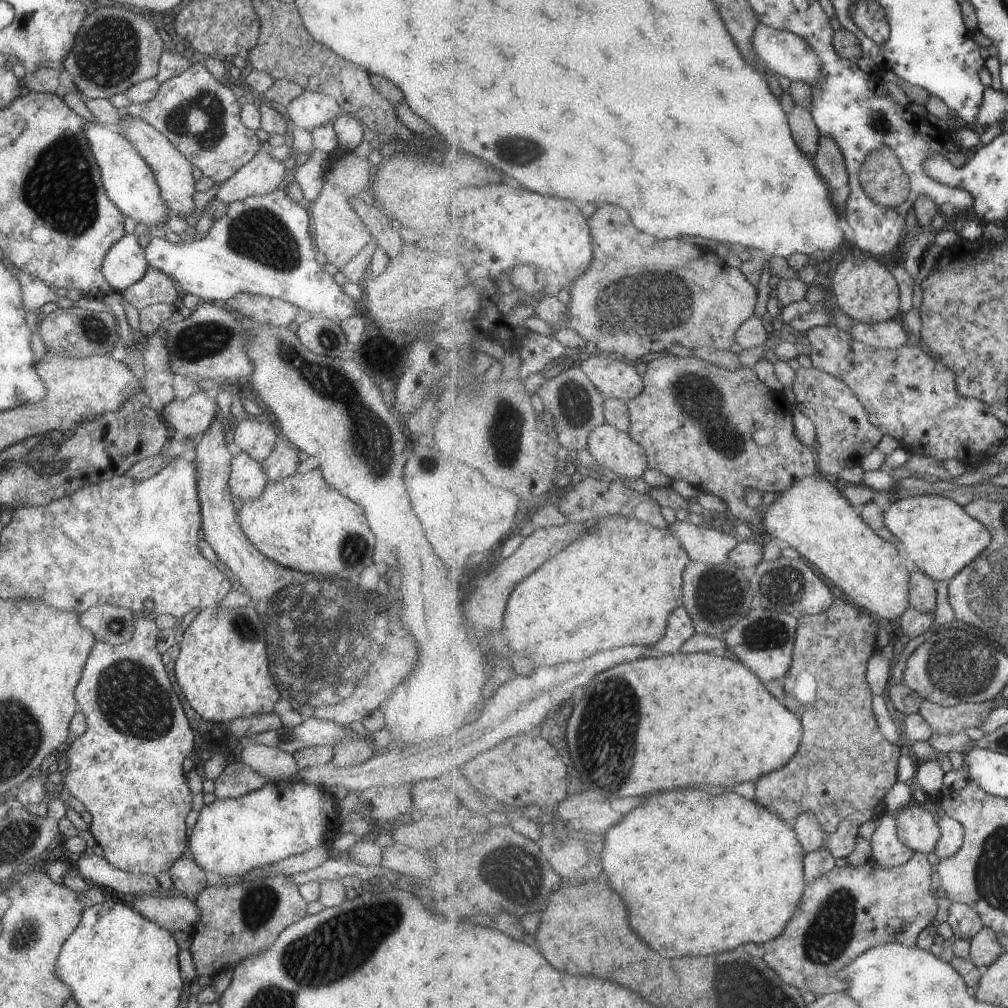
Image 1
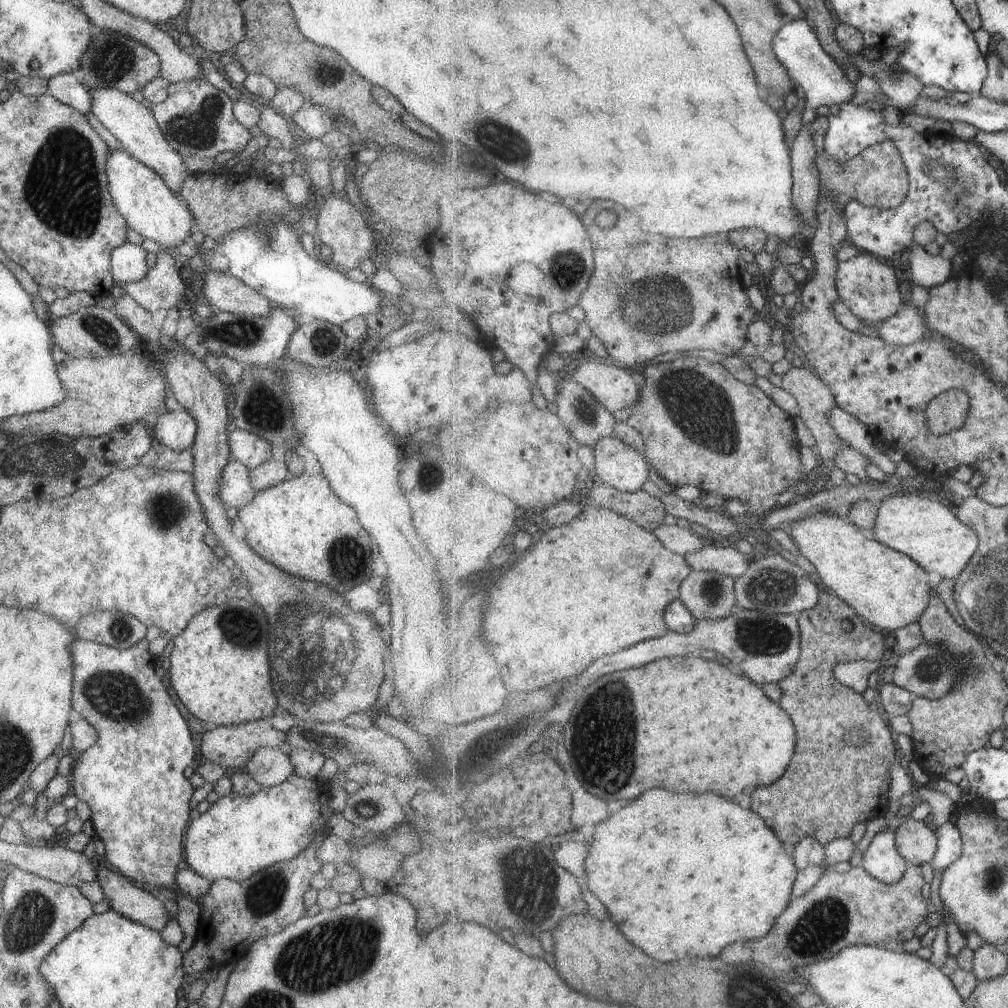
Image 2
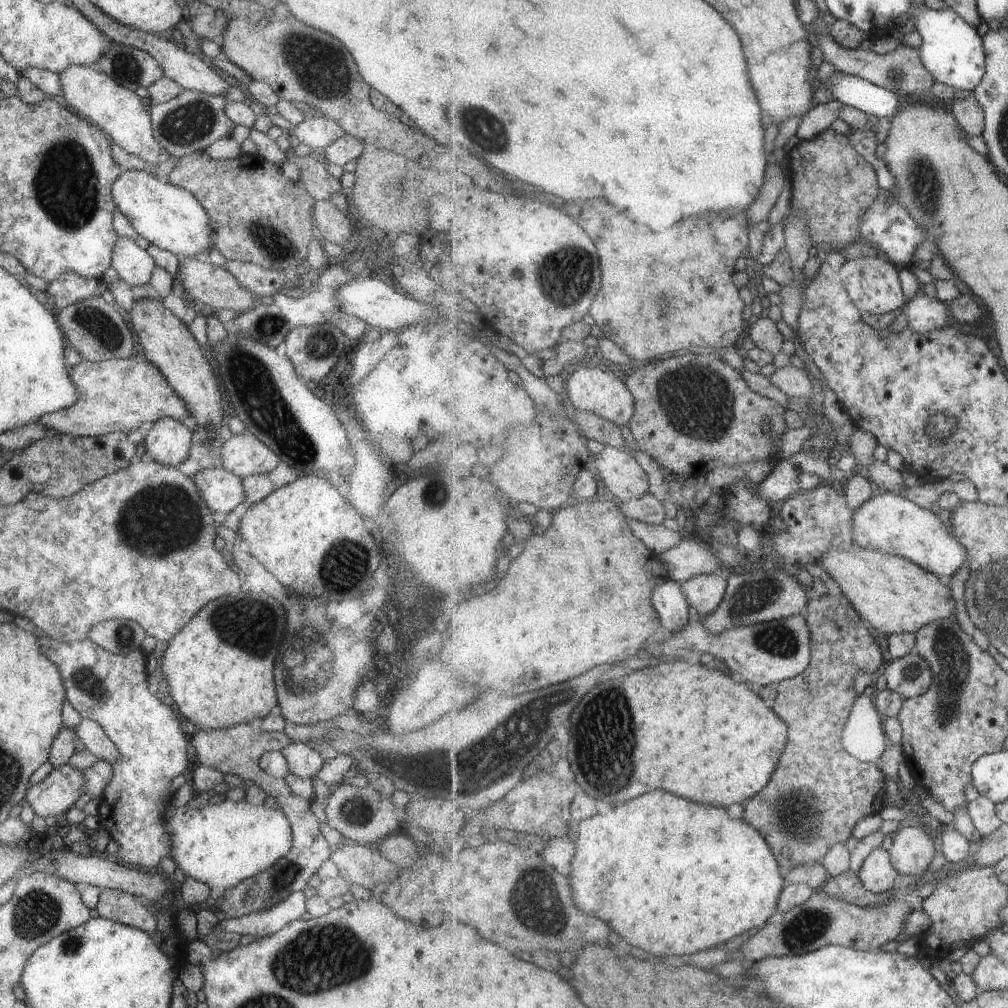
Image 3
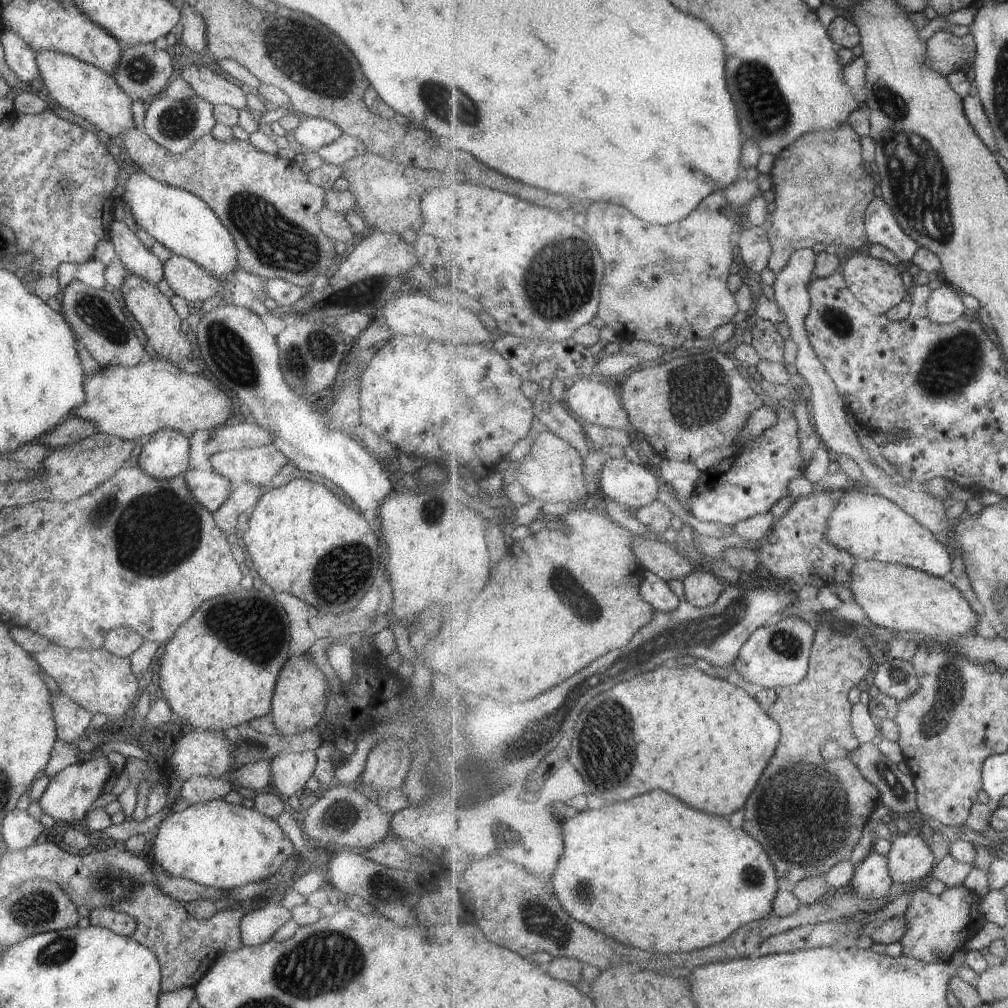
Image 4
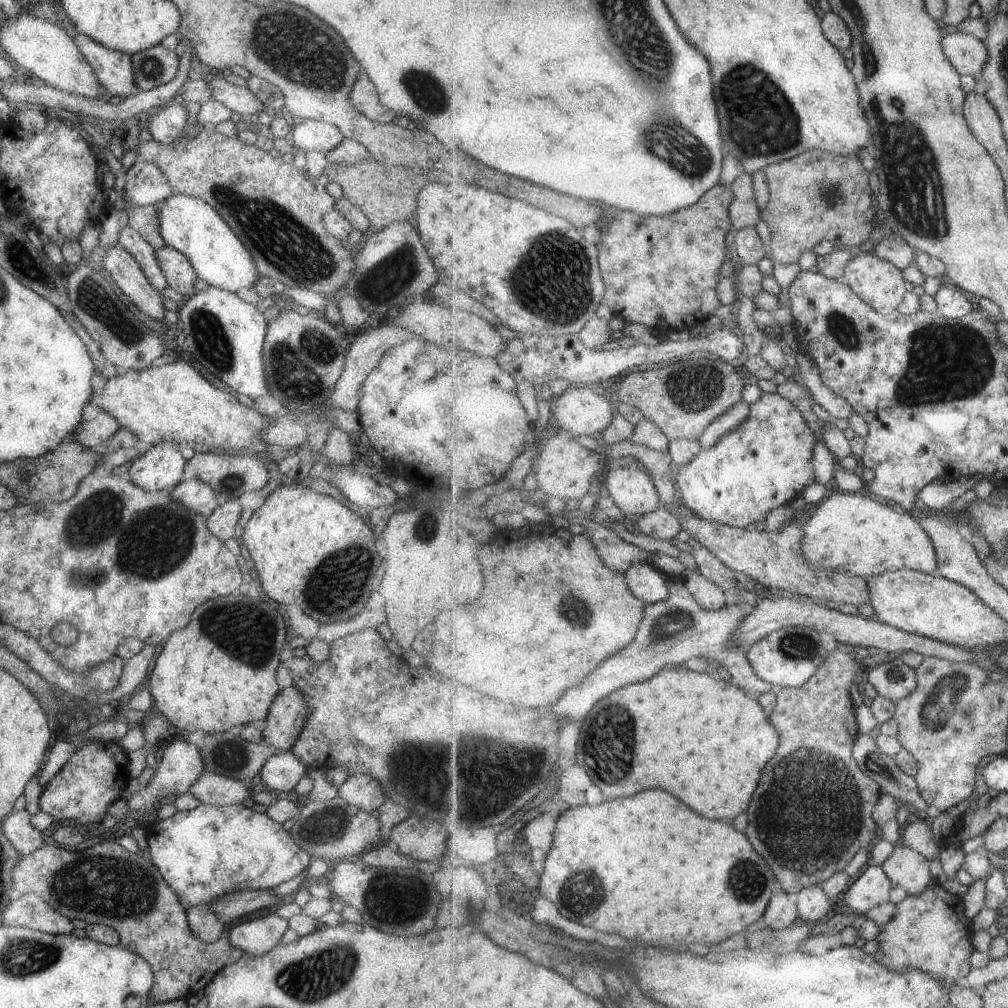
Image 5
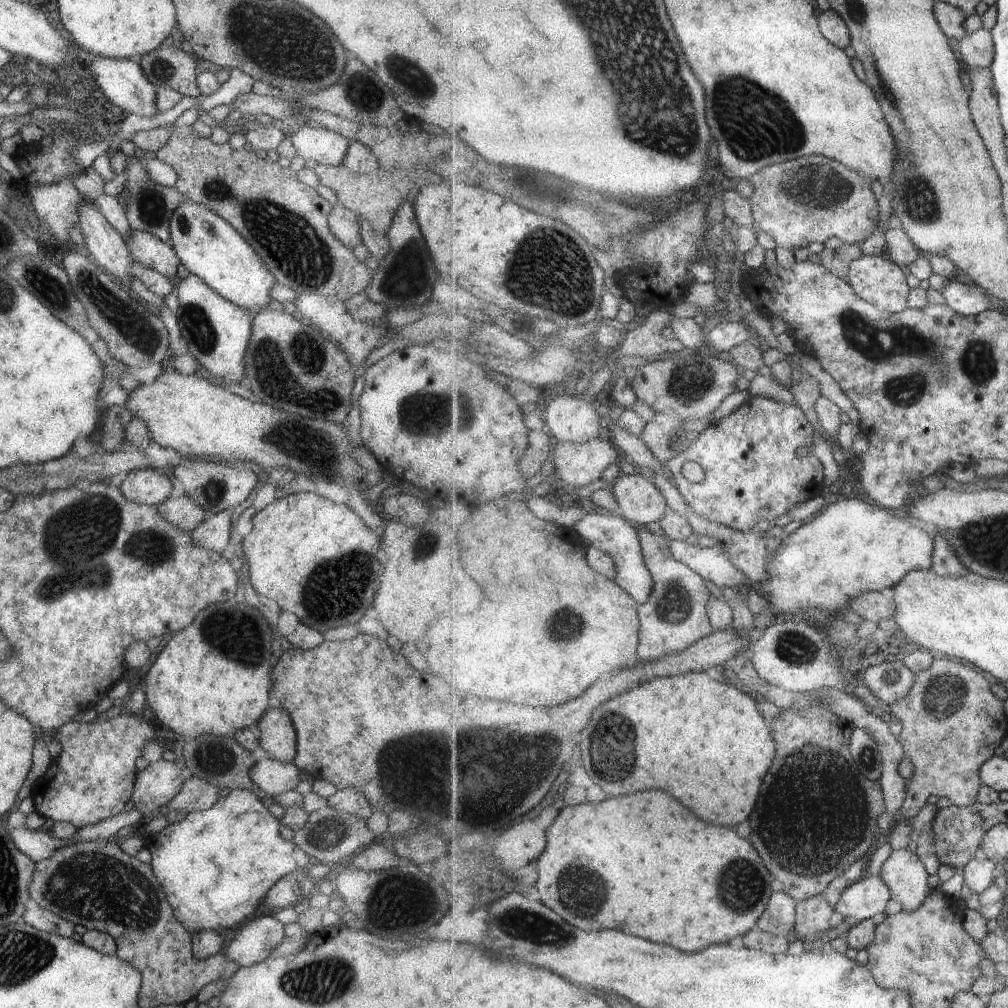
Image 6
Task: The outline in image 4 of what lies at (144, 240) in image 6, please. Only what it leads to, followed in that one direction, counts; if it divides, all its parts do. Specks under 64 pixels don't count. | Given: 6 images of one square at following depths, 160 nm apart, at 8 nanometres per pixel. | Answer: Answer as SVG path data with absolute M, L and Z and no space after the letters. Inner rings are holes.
M171 255L162 264L163 278L179 298L191 300L197 306L218 291L227 296L227 286L181 255Z

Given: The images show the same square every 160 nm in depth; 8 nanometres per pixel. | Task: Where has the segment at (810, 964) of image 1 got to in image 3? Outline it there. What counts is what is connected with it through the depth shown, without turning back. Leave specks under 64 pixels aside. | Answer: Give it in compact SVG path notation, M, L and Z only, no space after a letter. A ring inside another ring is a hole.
M805 863L785 872L787 884L804 884L815 890L813 896L802 905L783 913L780 922L765 924L741 948L741 954L753 963L770 957L807 954L827 945L843 945L862 951L879 950L885 942L895 940L904 932L906 918L913 912L905 902L905 896L919 888L918 877L901 876L894 896L885 904L873 909L857 906L824 891L829 879L823 863Z

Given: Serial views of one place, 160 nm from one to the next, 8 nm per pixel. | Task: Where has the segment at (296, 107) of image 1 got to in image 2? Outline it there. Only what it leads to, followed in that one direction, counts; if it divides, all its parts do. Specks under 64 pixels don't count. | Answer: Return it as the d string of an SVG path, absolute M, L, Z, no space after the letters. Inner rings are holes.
M305 102L291 116L297 128L300 128L311 139L320 139L326 132L335 128L335 117L328 116L321 106Z

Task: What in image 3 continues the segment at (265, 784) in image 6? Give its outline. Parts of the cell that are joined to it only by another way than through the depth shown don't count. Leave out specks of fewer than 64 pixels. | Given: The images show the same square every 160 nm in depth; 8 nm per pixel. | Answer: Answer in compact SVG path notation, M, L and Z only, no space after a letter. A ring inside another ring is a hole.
M289 743L279 752L285 758L288 773L301 778L313 778L316 772L321 768L323 760L319 753L313 750L310 744Z

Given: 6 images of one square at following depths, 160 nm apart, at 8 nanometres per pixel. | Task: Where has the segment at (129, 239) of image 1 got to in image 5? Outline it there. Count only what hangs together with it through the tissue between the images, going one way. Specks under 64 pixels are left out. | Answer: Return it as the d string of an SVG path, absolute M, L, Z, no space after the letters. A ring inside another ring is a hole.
M128 224L121 227L117 244L121 245L137 261L141 272L158 293L168 286L162 270L157 264L155 249L147 244L135 229Z

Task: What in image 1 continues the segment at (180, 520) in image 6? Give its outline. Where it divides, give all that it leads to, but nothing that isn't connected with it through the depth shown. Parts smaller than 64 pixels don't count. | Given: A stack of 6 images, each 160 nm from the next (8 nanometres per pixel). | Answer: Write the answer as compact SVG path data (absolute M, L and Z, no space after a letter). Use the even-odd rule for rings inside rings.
M233 451L228 474L228 485L233 498L240 501L254 499L261 494L266 482L260 463L247 453Z

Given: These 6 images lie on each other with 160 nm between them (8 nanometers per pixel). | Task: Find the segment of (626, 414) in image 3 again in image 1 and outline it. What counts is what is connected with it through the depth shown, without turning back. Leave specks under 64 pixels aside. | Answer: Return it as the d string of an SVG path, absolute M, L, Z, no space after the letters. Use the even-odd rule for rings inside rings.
M592 354L581 362L580 367L605 399L621 399L627 402L643 392L644 377L639 376L635 365Z

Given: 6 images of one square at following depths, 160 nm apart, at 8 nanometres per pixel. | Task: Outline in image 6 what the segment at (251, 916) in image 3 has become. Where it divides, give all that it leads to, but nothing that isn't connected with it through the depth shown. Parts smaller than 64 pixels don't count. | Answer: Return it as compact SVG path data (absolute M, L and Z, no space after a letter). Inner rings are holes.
M258 914L255 917L241 923L232 932L233 940L225 948L224 958L234 962L238 968L253 966L270 955L272 949L279 944L284 936L283 927L273 916Z

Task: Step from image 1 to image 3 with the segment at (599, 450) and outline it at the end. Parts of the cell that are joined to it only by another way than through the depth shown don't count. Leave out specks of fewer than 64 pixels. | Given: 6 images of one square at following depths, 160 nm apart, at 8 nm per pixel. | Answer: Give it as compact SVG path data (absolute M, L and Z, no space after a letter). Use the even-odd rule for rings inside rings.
M605 446L599 454L593 456L593 462L595 463L598 477L602 479L608 490L613 494L615 501L625 502L640 499L650 492L648 474L643 470L642 464L639 464L639 461L626 448Z

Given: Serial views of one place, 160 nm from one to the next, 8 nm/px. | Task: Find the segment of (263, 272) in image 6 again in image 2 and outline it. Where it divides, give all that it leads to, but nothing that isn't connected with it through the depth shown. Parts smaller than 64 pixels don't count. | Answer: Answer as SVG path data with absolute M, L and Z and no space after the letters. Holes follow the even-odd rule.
M110 150L106 158L106 177L112 203L128 228L166 250L189 239L193 229L192 214L177 192L171 191L154 170L131 158L125 150Z

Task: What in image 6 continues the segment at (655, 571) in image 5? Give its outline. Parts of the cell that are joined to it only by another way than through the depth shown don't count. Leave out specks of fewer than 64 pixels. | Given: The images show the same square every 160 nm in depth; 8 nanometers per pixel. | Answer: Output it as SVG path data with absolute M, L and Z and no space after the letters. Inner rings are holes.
M598 511L595 514L588 514L579 524L576 524L575 532L584 540L589 540L591 546L600 548L605 553L609 553L616 562L618 570L614 580L621 588L624 588L639 605L649 602L654 580L646 567L643 547L638 535L629 521L621 516L612 513Z

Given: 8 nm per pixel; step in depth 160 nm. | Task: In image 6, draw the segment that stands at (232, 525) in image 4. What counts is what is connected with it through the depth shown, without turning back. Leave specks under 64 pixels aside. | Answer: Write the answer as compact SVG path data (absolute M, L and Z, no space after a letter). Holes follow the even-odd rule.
M227 507L211 518L204 518L188 535L201 548L221 553L231 540L232 513L233 507Z

